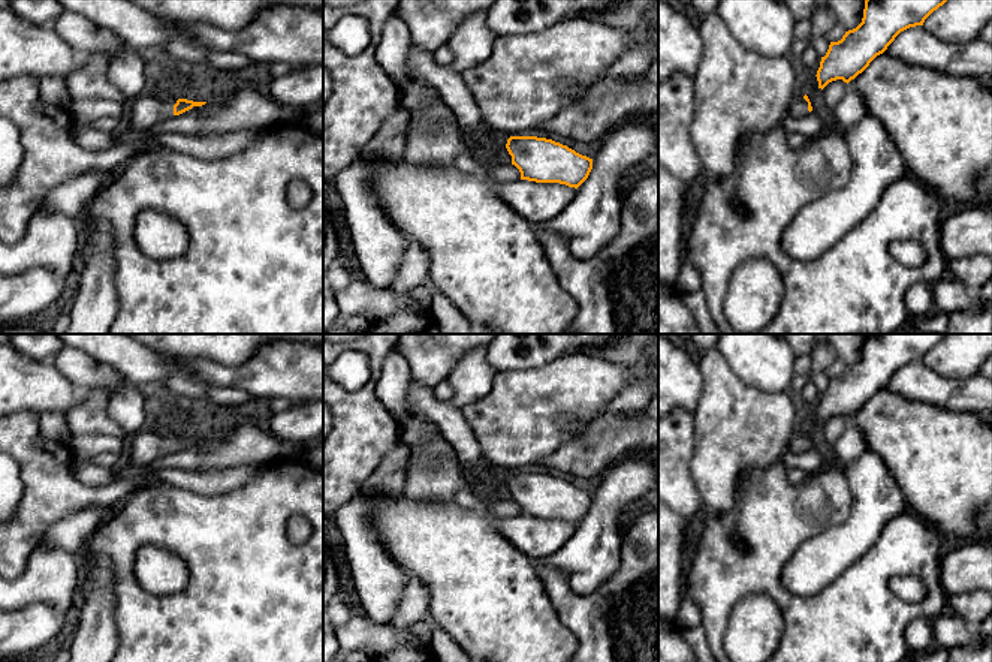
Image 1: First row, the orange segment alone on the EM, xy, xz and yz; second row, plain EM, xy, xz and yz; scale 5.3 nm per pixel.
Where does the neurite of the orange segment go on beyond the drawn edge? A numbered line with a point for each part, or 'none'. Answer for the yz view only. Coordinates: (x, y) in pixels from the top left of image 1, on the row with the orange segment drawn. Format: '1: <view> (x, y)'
1: yz (798, 108)

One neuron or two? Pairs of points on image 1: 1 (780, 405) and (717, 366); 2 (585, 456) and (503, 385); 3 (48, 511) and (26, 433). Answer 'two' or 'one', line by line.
1: one
2: two
3: one

